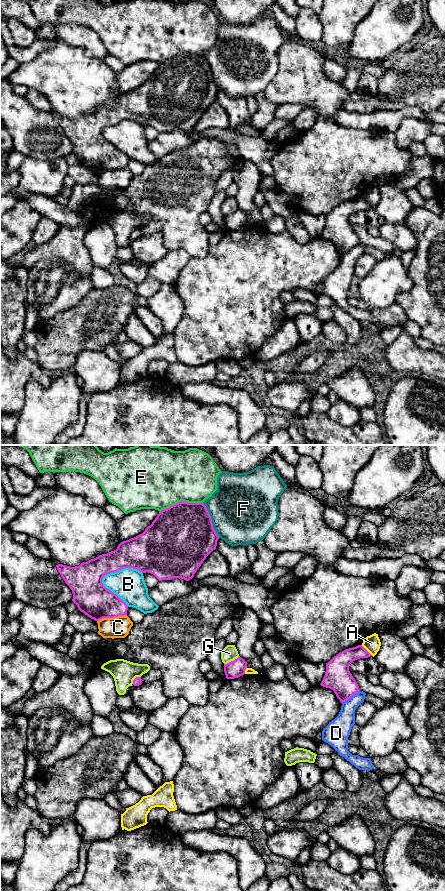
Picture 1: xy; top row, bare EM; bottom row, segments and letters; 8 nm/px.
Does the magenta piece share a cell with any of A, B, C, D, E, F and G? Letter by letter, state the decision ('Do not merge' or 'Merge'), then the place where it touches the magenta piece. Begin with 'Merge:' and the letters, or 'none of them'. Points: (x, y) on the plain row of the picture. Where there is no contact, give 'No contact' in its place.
Merge: none of them
A: Do not merge. Touches magenta at xy (366, 202)
B: Do not merge. Touches magenta at xy (111, 143)
C: Do not merge. Touches magenta at xy (111, 169)
D: Do not merge. Touches magenta at xy (350, 249)
E: Do not merge. Touches magenta at xy (181, 53)
F: Do not merge. Touches magenta at xy (211, 72)
G: Do not merge. Touches magenta at xy (231, 213)

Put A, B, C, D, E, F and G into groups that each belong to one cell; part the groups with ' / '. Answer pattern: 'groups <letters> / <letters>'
groups A / B / C / D / E / F / G

